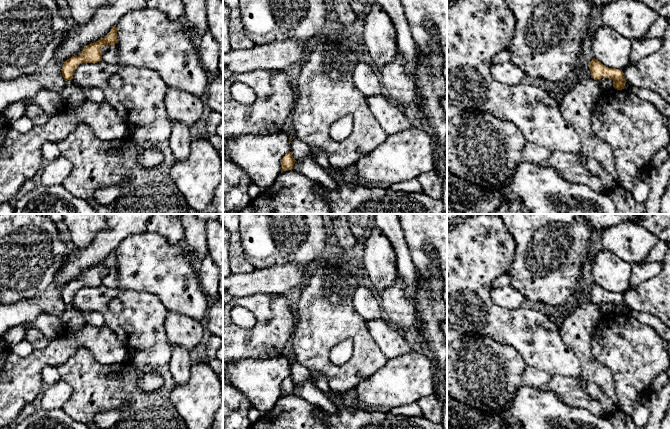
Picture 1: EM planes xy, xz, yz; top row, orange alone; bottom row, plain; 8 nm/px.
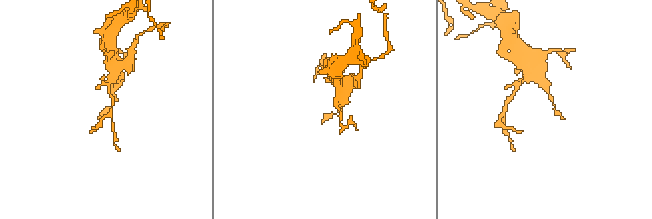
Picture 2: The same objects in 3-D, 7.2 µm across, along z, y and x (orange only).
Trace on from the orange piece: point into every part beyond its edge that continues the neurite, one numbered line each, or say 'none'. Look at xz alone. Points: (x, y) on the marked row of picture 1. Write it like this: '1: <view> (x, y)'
none

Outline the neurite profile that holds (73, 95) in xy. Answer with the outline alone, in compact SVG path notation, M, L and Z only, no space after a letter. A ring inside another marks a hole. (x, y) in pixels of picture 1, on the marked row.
M71 80L65 81L65 87L59 92L63 104L71 107L79 107L87 98L84 89L73 83Z

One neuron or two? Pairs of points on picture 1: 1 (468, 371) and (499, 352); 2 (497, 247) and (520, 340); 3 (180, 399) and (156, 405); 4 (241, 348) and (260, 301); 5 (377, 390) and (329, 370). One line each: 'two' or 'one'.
1: one
2: one
3: two
4: one
5: two

